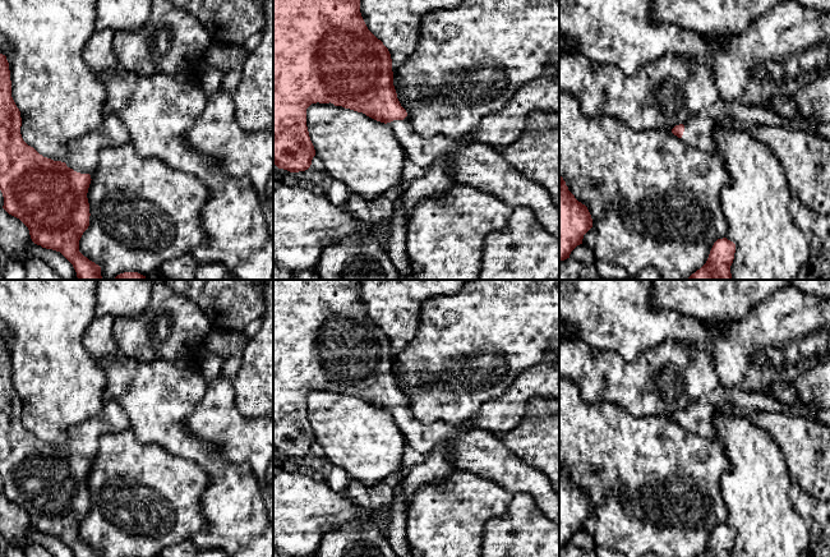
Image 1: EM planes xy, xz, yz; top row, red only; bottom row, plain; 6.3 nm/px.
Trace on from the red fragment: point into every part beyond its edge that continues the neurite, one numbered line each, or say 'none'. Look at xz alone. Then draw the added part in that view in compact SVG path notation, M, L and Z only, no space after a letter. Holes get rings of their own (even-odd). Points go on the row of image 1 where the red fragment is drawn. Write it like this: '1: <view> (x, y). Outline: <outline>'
1: xz (475, 164). Outline: M407 116L404 120L387 123L387 125L393 130L405 149L406 157L415 165L426 170L438 160L447 157L448 172L455 183L474 185L489 194L494 194L512 208L516 206L531 208L538 221L559 241L559 207L541 185L520 175L503 158L501 152L485 143L466 143L461 138L447 135L421 137L414 130Z

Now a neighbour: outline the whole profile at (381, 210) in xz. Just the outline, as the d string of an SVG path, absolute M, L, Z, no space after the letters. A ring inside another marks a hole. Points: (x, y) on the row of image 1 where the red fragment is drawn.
M350 192L342 207L350 216L369 224L389 222L393 217L393 202L386 195L369 201Z

